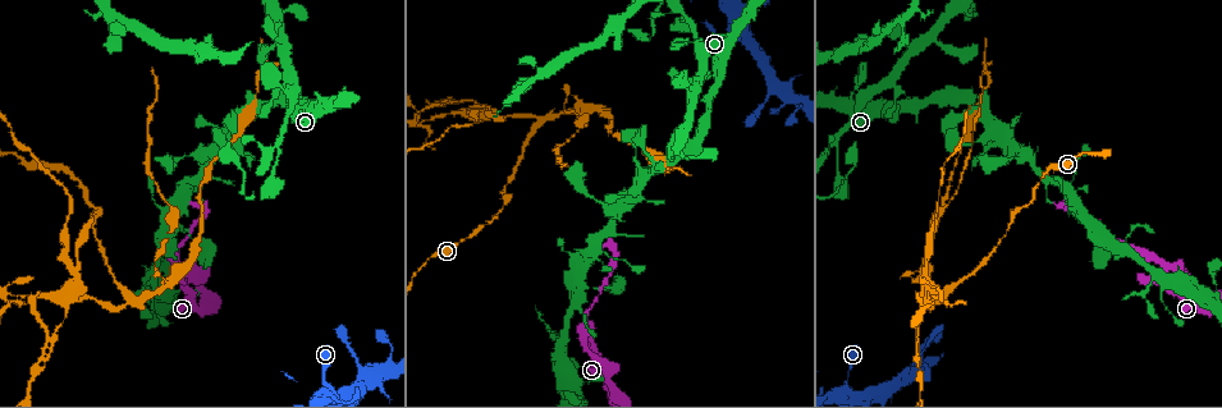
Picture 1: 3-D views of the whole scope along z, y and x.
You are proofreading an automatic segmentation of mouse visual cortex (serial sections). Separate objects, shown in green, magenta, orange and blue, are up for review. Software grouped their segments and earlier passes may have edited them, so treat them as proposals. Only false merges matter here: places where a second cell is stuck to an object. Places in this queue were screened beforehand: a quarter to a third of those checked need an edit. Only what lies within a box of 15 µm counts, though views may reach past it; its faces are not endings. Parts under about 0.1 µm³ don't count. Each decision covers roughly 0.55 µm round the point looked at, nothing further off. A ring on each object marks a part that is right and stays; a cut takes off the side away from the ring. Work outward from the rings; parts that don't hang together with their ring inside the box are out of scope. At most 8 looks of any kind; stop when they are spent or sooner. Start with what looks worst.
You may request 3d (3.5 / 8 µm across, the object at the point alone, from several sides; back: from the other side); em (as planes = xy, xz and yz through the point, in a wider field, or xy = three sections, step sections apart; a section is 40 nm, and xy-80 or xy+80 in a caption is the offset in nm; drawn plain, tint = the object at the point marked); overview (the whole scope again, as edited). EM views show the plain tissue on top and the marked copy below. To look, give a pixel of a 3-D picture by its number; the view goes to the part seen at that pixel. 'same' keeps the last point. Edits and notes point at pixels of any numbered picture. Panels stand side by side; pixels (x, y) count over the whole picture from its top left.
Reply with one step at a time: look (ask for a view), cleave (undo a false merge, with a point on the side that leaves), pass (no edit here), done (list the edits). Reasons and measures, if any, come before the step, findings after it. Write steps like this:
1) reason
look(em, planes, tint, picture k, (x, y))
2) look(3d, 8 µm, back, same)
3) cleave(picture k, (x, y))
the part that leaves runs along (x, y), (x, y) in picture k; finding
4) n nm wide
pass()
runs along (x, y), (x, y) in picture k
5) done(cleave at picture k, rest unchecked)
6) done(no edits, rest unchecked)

look(3d, 3.5 µm, picture 1, (541, 120))

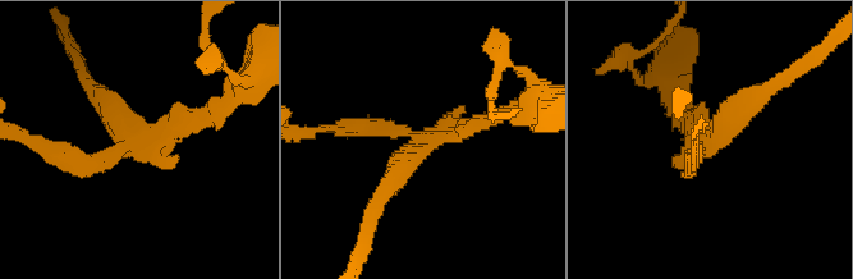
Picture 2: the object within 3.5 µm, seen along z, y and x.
look(em, xy, step 2, tint, picture 2, (711, 137))

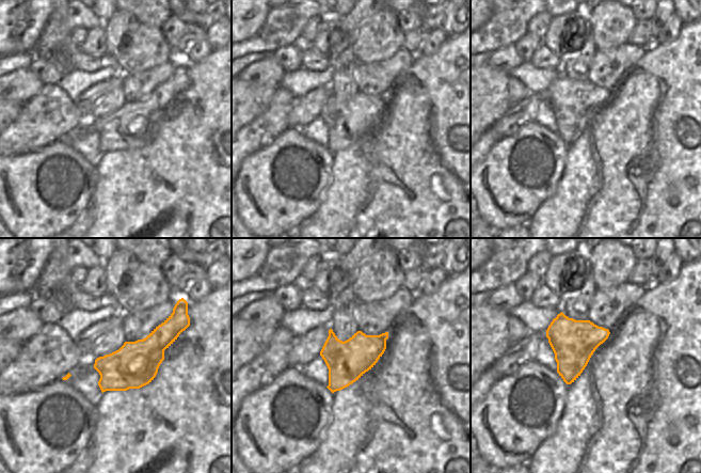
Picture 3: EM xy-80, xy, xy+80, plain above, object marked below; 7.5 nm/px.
cleave(picture 2, (368, 132))
the part that leaves runs along (413, 135), (377, 126), (315, 128) in picture 2; two cells meet here

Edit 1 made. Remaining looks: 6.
look(3d, 8 µm, picture 1, (847, 384))

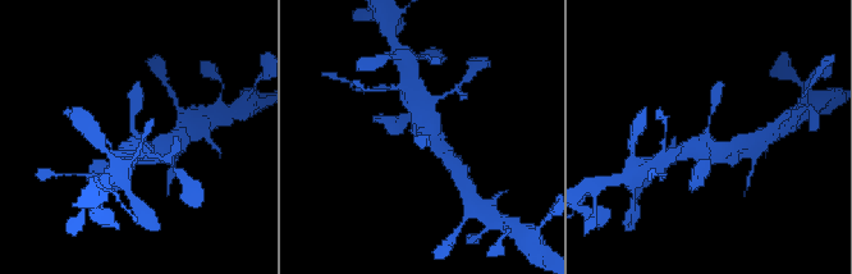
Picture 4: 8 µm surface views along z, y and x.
look(3d, 3.5 µm, picture 4, (134, 133))

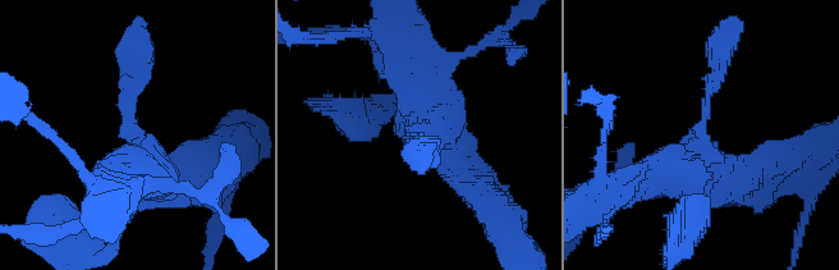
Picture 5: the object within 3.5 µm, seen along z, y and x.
pass()
runs along (138, 60), (125, 119), (173, 178) in picture 5; continuous, no second cell

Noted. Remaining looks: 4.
narrows sharply
look(3d, 8 µm, picture 1, (595, 298))

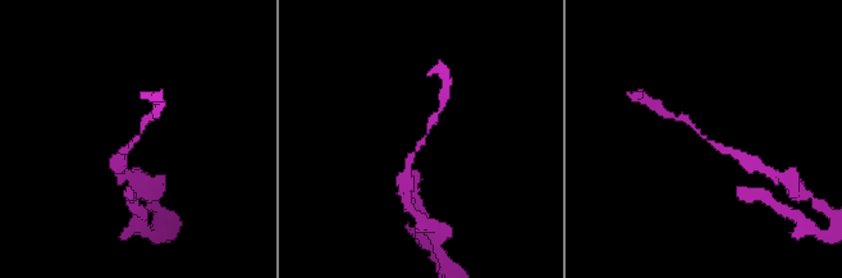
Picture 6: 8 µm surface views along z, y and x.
arms of 200, 250 nm; shape alone is not enough
look(em, xy, step 2, tint, picture 6, (424, 136))

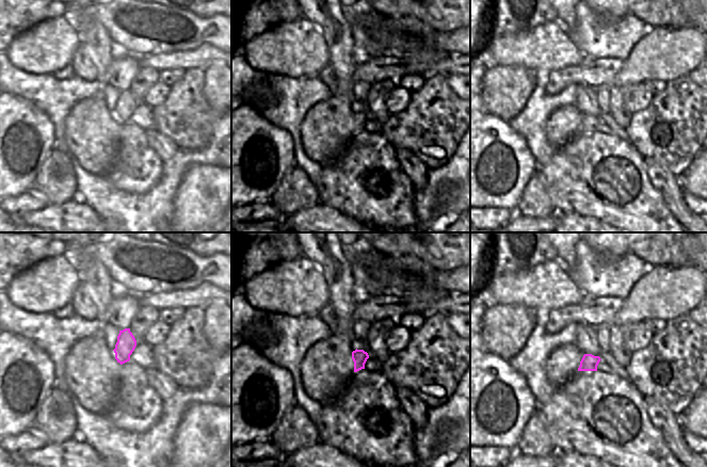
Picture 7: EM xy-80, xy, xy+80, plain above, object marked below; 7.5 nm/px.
pass()
runs along (732, 153), (678, 118) in picture 6; one cell here

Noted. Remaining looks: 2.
done(cleave at picture 2, rest unchecked)

